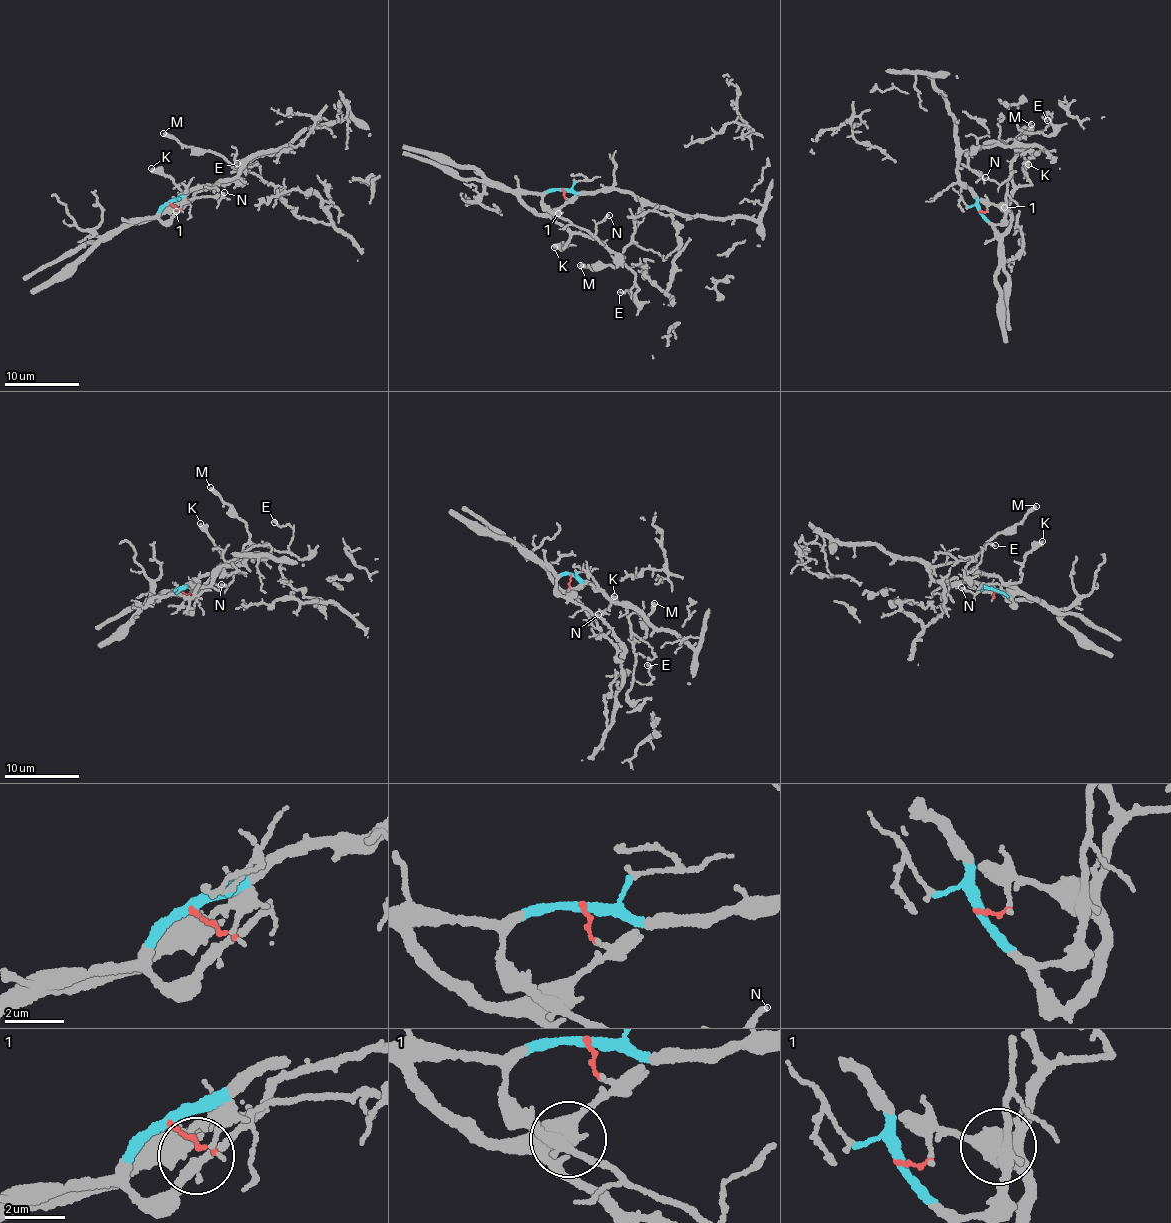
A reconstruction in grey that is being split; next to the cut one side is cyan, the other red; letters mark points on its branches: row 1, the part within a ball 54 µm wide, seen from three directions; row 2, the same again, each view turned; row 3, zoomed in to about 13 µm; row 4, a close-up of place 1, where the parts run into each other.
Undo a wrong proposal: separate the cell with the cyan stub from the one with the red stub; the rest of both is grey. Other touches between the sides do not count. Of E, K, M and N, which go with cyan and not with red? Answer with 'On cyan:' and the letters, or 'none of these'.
On cyan: E, M, N

